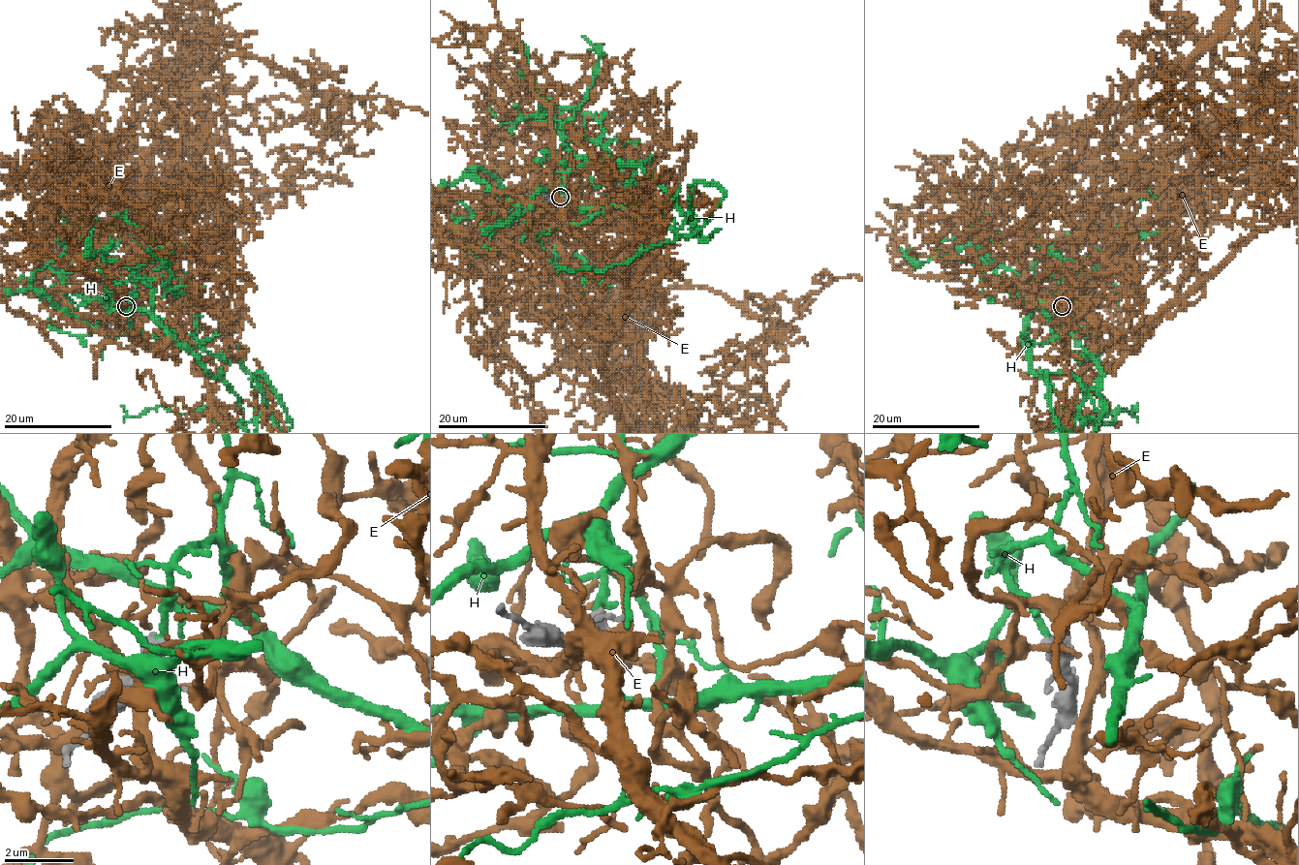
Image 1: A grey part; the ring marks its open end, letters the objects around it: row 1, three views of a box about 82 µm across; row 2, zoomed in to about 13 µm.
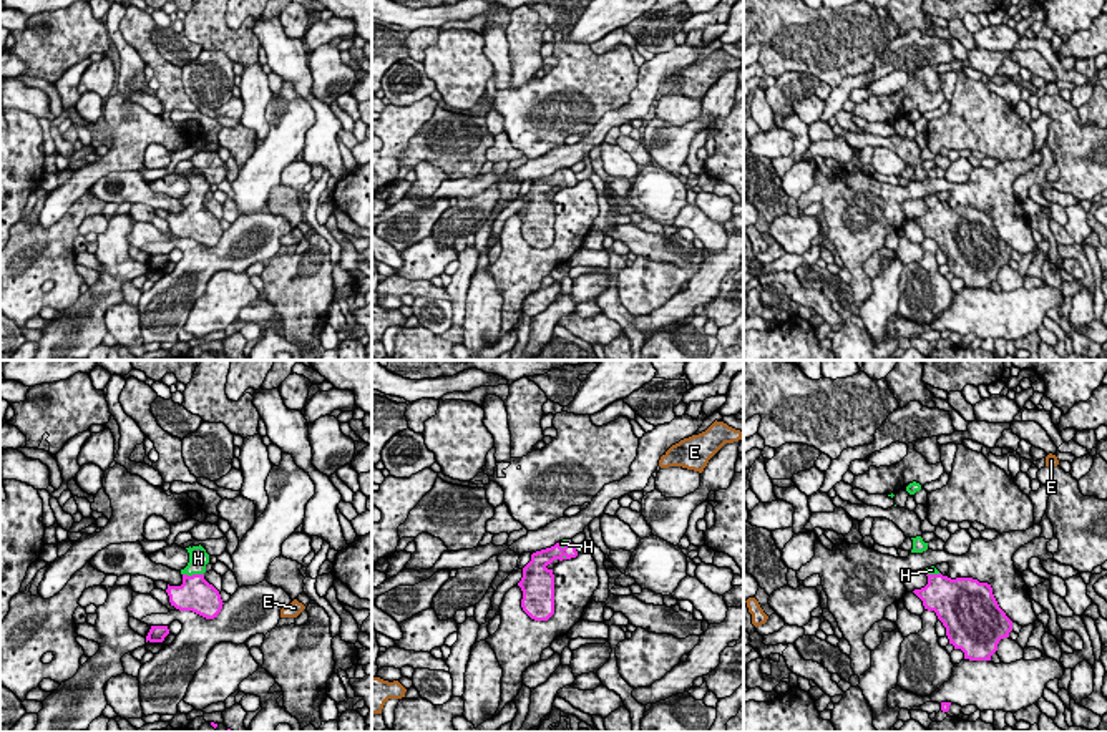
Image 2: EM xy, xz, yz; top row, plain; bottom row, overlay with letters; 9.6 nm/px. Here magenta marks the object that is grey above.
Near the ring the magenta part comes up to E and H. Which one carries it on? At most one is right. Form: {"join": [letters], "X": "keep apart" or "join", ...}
{"join": ["H"], "E": "keep apart", "H": "join"}

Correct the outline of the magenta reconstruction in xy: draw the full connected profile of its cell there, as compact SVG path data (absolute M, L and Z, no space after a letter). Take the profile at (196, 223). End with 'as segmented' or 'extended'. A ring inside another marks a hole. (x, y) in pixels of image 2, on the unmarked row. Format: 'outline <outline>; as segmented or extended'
outline M201 173L186 178L189 181L189 191L181 198L183 212L168 212L169 231L179 239L193 239L206 247L214 247L224 231L219 219L204 207L209 183Z; extended

